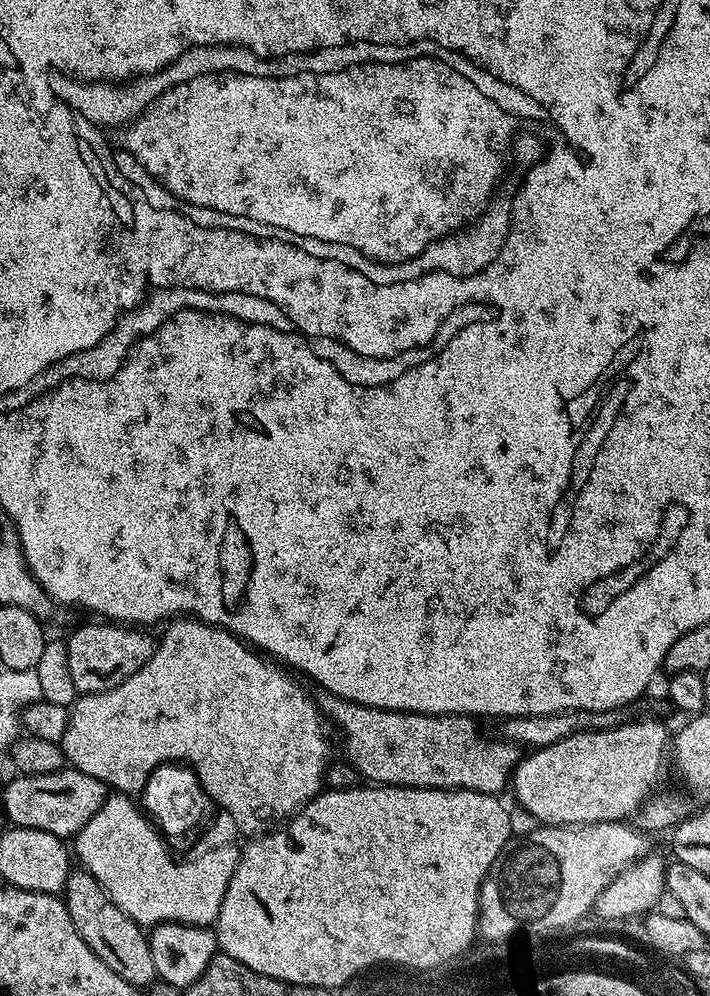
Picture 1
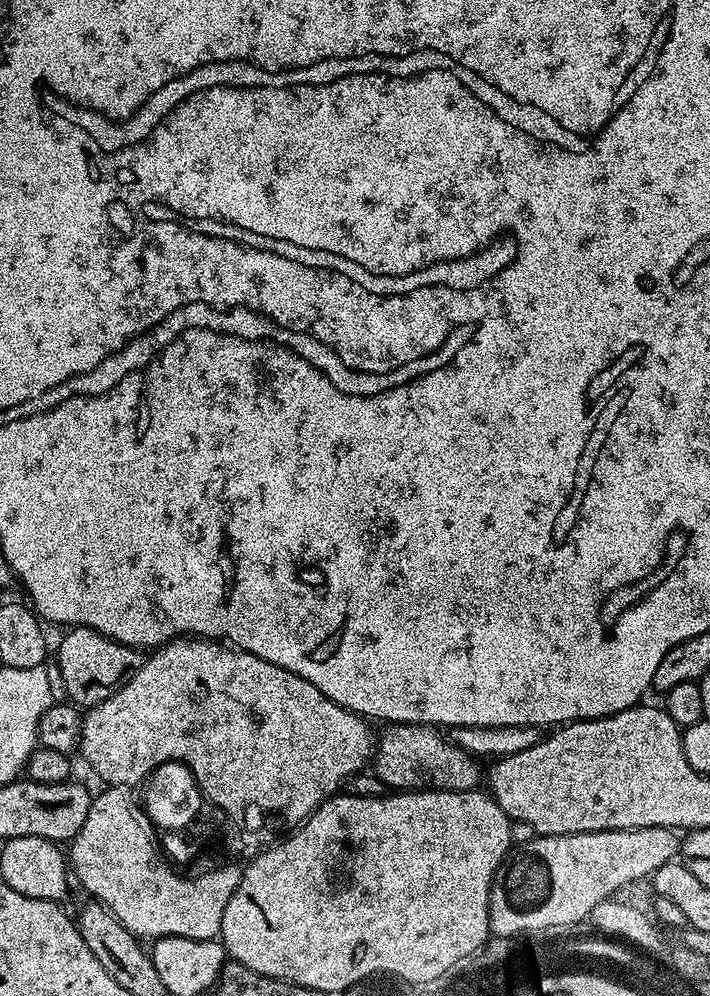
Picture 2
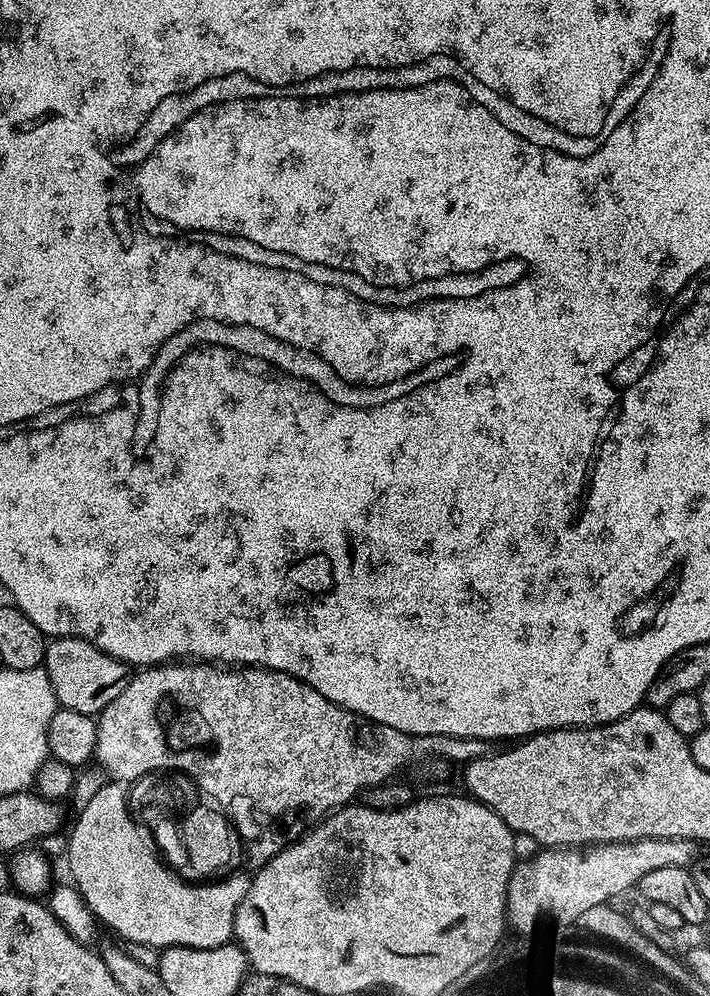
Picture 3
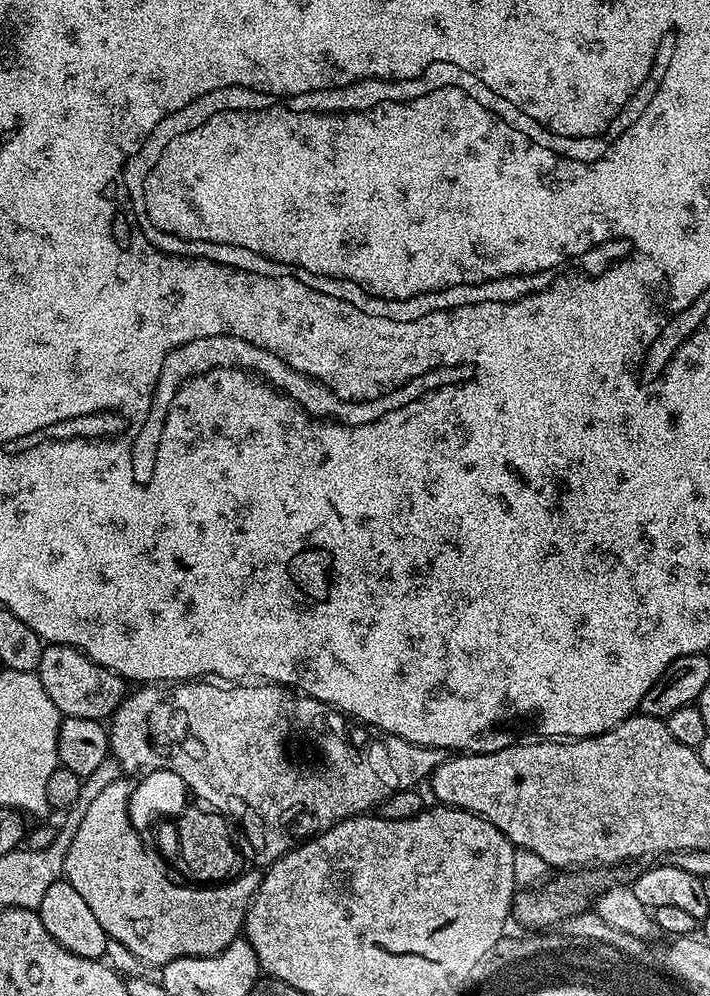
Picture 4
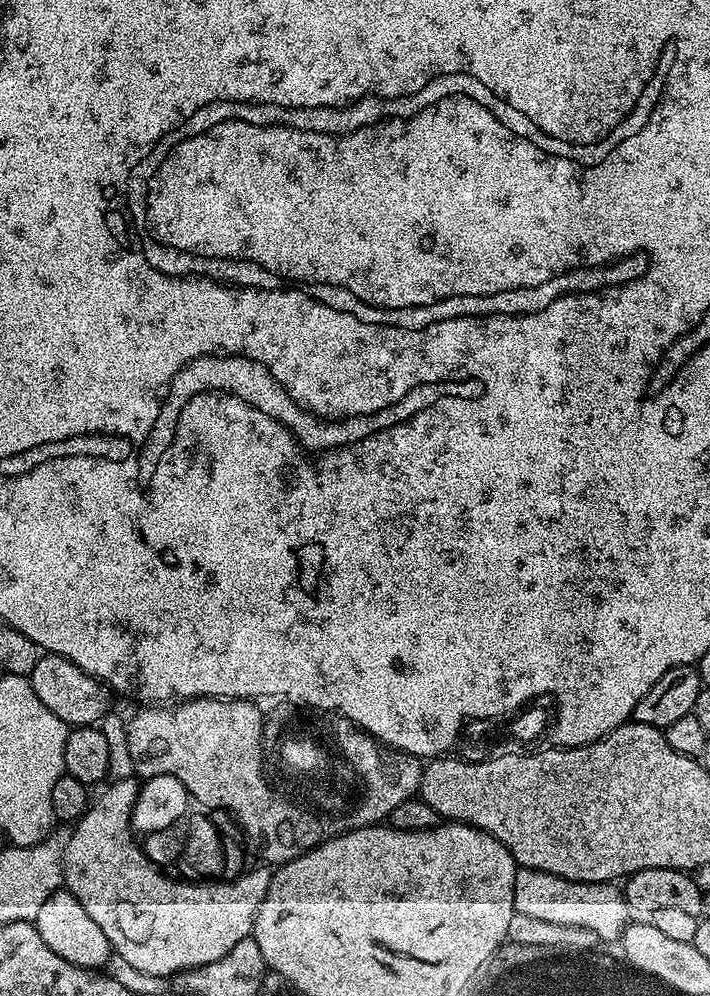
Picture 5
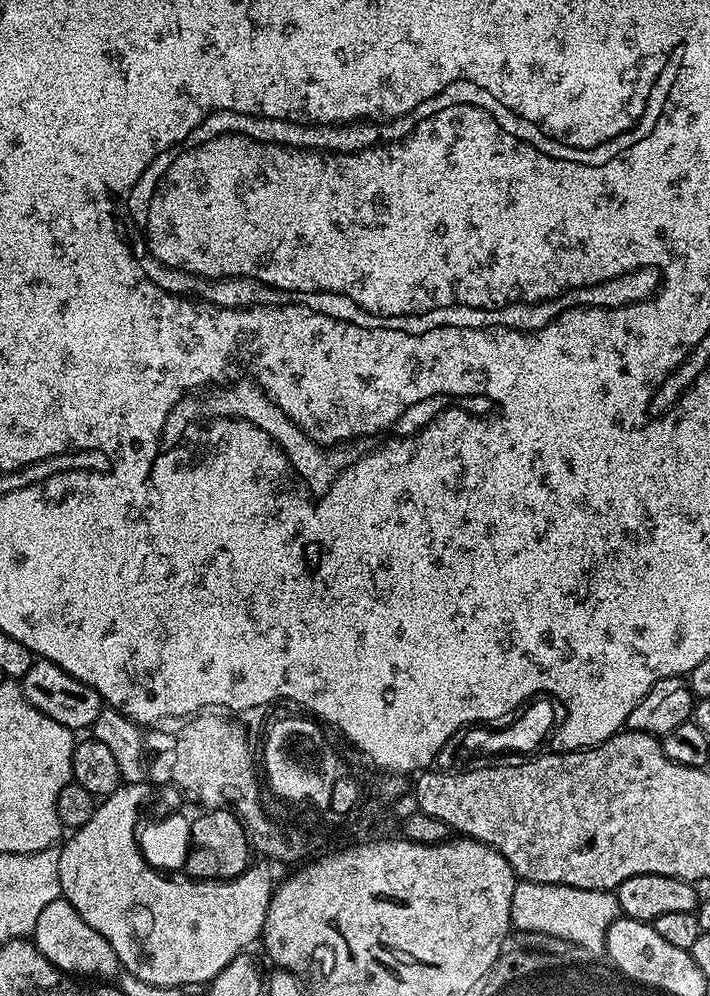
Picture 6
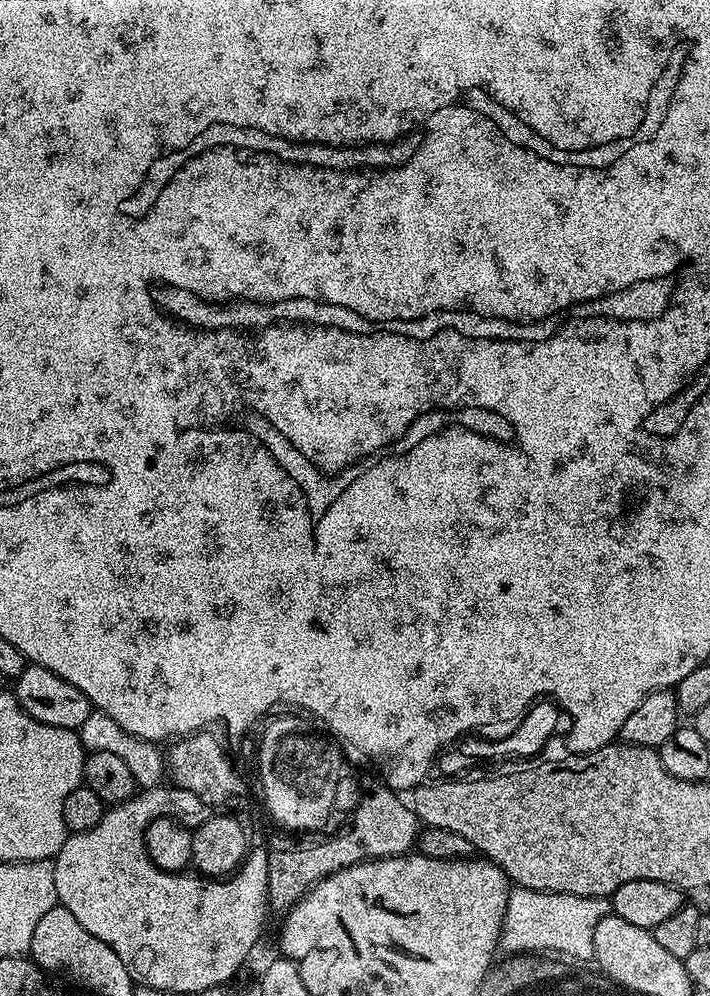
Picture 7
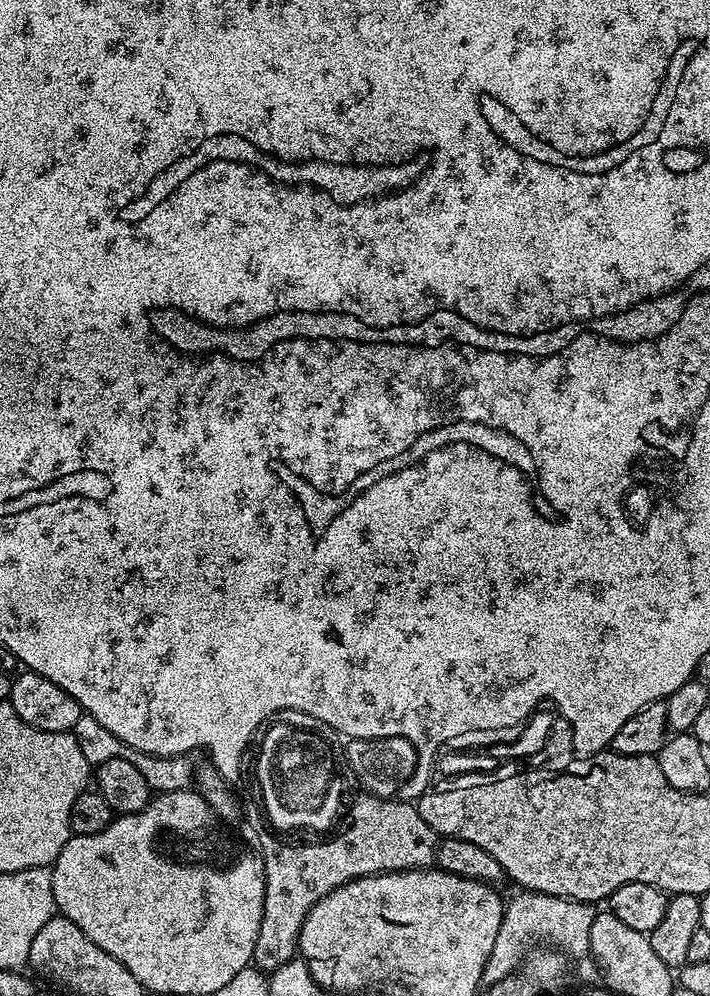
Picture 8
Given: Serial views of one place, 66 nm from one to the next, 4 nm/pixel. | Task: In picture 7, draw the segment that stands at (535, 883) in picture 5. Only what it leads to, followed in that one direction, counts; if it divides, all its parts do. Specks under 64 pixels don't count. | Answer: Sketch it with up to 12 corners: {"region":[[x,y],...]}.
{"region":[[508,894],[499,945],[508,954],[595,954],[607,897]]}

